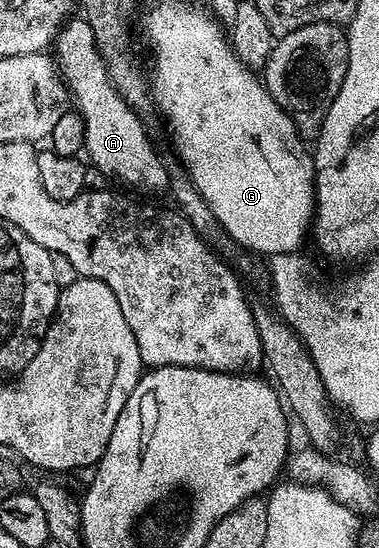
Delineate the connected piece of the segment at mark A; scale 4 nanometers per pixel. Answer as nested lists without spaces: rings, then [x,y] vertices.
[[[79,16],[67,20],[57,34],[53,50],[62,79],[70,92],[72,105],[84,120],[85,152],[91,158],[90,163],[108,179],[115,178],[137,190],[157,192],[163,189],[169,182],[169,172],[139,120],[140,115],[122,99],[117,88],[114,87],[105,60],[97,49],[94,31],[91,30],[90,24]]]

